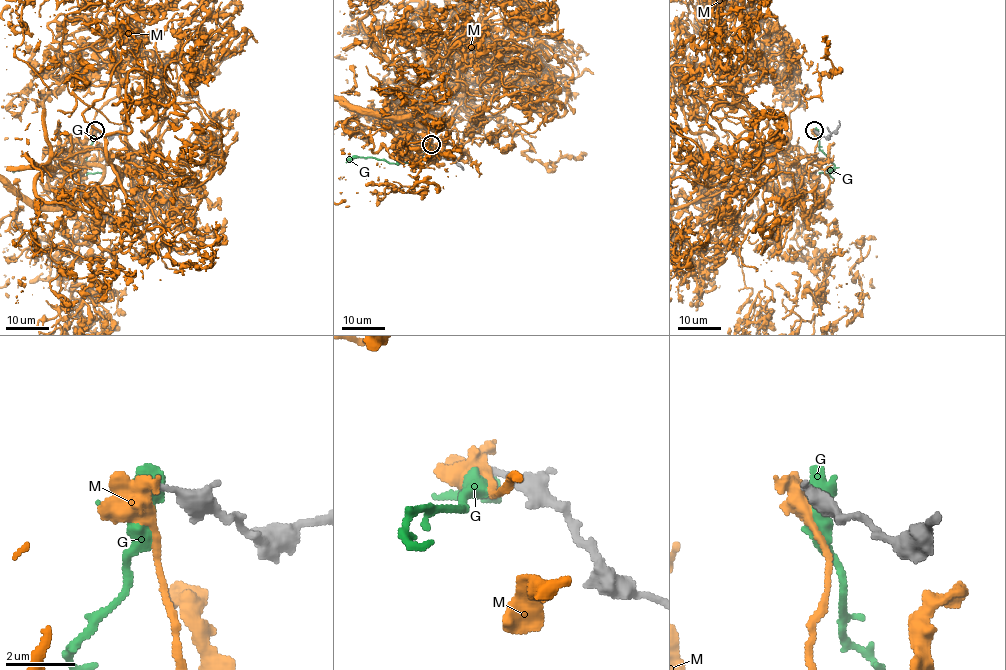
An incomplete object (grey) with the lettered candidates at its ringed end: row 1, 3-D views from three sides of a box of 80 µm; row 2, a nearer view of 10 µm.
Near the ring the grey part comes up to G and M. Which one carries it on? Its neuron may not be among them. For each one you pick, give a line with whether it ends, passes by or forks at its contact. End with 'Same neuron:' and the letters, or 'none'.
Same neuron: none

